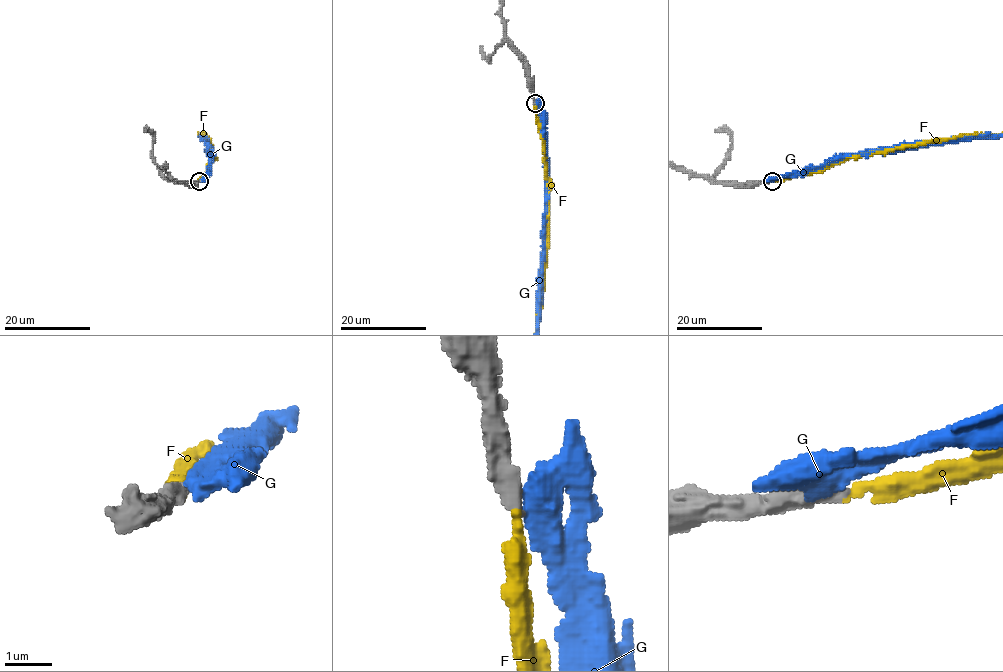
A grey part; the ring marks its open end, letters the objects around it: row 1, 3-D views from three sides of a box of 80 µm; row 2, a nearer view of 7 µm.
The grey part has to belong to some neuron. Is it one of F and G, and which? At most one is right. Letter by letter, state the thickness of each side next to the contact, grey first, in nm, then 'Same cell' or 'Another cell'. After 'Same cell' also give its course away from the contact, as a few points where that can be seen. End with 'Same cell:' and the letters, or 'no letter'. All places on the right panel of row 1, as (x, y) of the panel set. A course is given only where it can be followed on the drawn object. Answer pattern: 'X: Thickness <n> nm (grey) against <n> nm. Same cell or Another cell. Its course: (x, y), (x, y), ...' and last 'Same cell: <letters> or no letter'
F: Thickness 400 nm (grey) against 260 nm. Same cell
G: Thickness 440 nm (grey) against 600 nm. Another cell
Same cell: F

